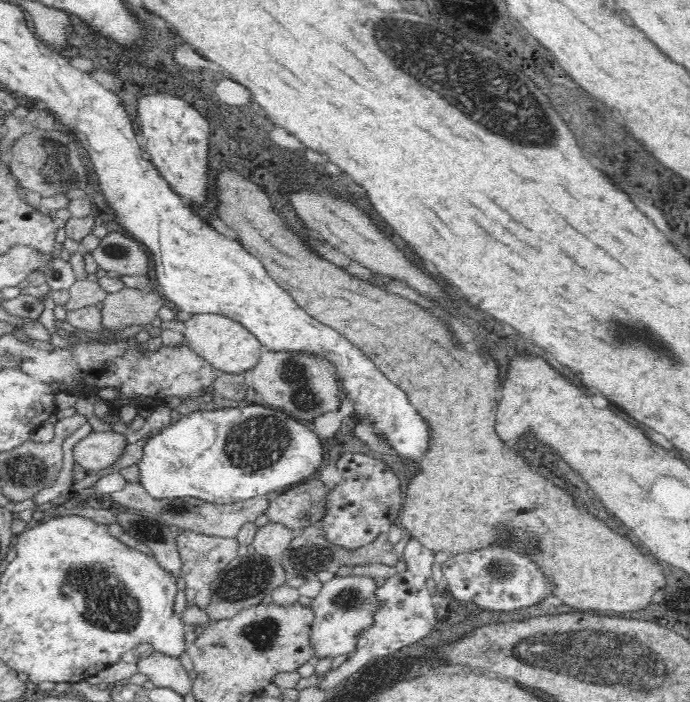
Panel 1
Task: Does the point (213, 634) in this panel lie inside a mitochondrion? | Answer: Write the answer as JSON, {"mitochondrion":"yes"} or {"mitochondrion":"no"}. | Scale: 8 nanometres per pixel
{"mitochondrion":"no"}

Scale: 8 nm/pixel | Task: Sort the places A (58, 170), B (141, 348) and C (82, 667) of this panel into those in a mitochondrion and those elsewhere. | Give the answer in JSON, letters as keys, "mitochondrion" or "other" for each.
{"A":"mitochondrion","B":"other","C":"other"}

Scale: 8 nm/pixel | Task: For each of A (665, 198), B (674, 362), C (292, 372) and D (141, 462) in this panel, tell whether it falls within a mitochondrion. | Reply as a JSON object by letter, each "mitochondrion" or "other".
{"A":"other","B":"mitochondrion","C":"mitochondrion","D":"other"}

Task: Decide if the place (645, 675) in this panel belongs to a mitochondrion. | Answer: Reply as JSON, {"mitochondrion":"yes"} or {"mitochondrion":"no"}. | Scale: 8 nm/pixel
{"mitochondrion":"yes"}

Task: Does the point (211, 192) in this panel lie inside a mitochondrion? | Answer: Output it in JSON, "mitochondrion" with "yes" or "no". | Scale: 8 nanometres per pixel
{"mitochondrion":"no"}

